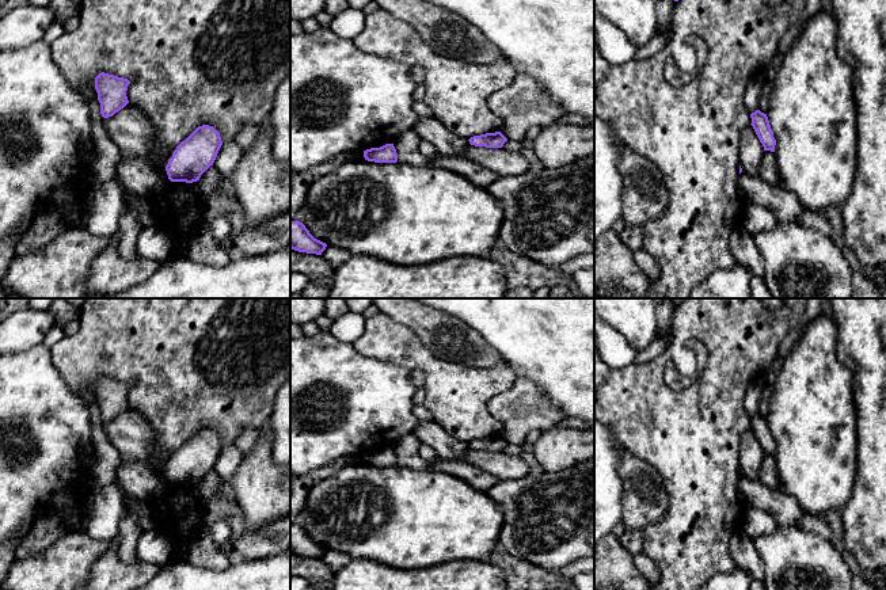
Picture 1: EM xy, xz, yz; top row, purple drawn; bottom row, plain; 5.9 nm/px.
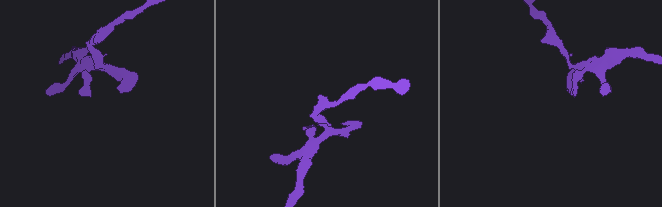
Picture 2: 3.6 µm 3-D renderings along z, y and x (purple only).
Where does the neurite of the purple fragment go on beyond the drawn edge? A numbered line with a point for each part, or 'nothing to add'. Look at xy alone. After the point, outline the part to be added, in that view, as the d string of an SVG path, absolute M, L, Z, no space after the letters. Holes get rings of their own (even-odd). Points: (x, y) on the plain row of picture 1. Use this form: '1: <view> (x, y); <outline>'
nothing to add

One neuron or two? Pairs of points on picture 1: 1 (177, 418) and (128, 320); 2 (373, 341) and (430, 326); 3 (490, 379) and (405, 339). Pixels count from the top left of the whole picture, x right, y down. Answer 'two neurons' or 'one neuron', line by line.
1: one neuron
2: two neurons
3: one neuron

